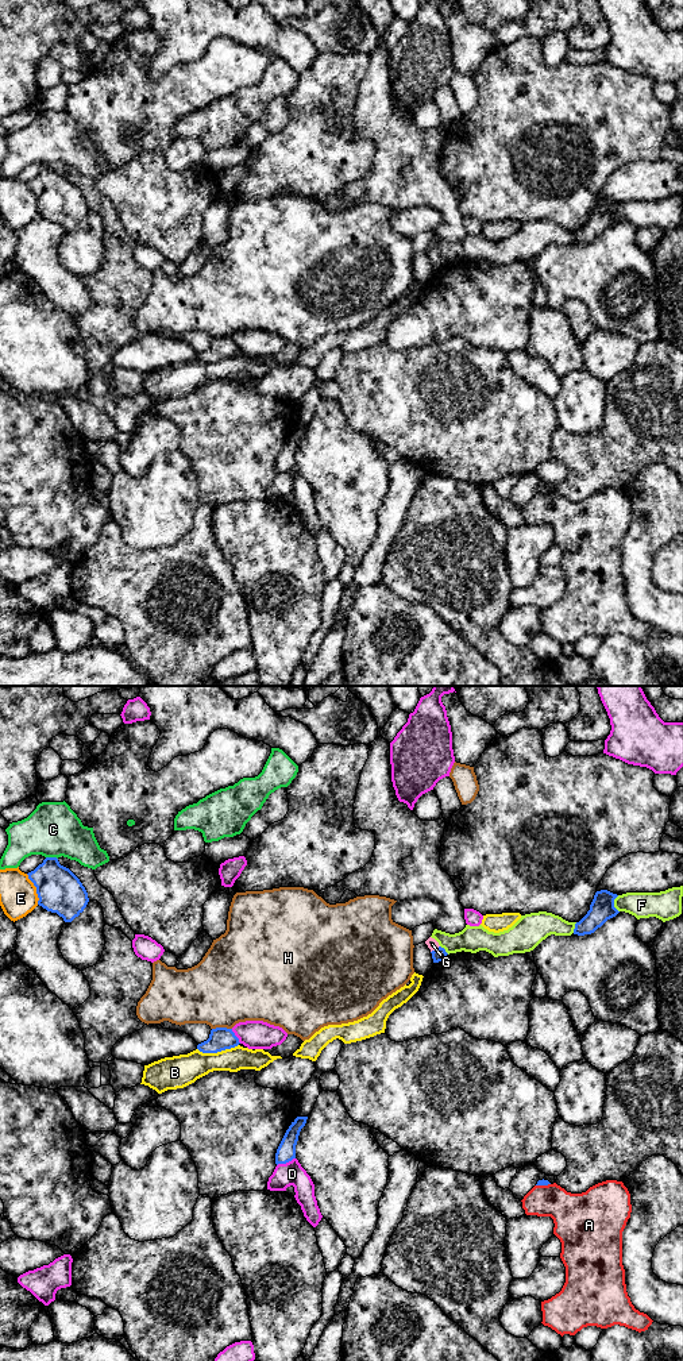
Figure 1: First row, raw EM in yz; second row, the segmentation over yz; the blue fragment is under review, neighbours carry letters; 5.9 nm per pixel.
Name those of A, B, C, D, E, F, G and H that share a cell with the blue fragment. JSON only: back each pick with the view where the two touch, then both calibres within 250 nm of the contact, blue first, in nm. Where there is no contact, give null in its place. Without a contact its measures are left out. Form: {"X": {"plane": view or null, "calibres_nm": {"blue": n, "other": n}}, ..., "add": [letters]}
{"G": {"plane": "yz", "calibres_nm": {"blue": 70, "other": 70}}, "add": ["G"]}

